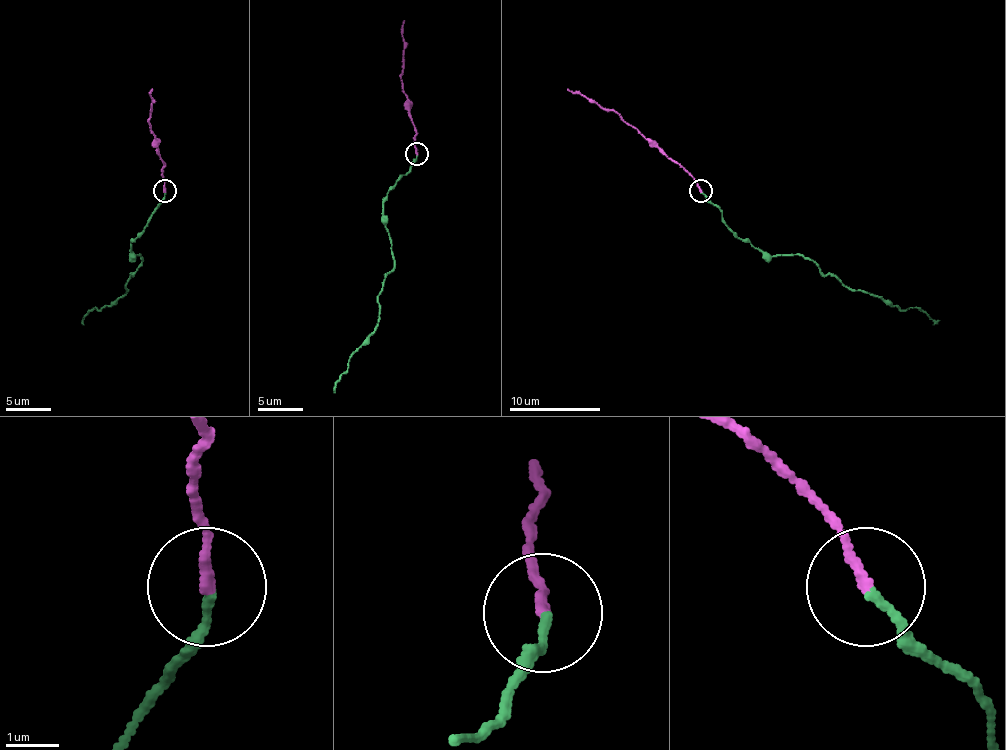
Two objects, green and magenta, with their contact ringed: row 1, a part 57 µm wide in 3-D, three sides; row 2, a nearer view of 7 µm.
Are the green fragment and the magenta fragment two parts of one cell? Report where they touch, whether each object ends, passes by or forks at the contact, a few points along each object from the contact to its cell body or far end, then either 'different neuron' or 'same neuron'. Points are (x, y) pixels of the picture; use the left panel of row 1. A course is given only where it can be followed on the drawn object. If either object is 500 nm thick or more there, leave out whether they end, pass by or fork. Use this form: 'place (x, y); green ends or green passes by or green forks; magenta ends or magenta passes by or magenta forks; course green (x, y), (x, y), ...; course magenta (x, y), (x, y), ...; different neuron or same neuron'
place (164, 191); green ends; magenta ends; course green (164, 191), (134, 239), (141, 264), (127, 291), (93, 307), (82, 320); course magenta (164, 191), (164, 166), (148, 119), (152, 89); same neuron

